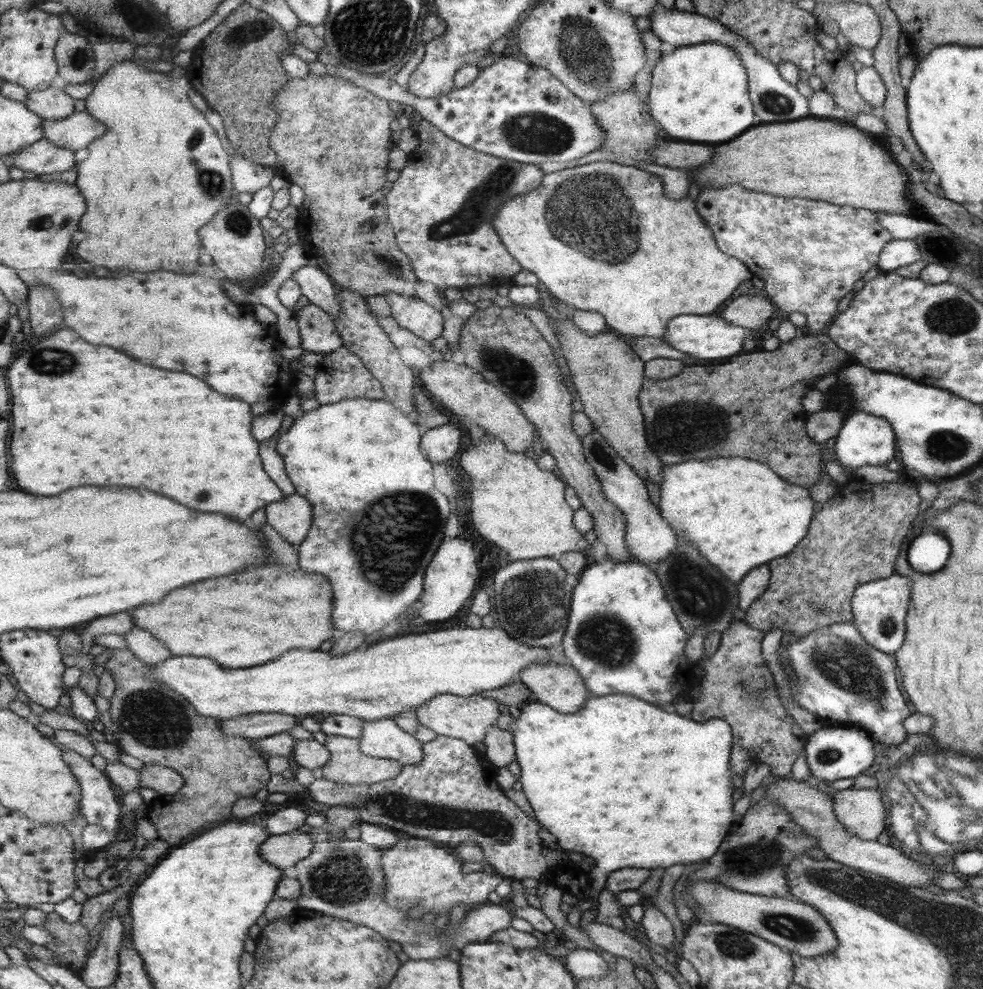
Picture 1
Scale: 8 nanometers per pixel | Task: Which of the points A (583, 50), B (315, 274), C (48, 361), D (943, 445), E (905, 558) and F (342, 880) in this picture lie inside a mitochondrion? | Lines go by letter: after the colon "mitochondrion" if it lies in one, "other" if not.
A: mitochondrion
B: other
C: mitochondrion
D: mitochondrion
E: other
F: mitochondrion

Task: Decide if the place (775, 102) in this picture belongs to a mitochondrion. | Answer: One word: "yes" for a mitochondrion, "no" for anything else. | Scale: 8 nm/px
yes

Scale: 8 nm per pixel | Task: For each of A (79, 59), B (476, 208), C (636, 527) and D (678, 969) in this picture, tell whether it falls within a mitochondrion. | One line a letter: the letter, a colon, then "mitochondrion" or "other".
A: mitochondrion
B: mitochondrion
C: other
D: other

